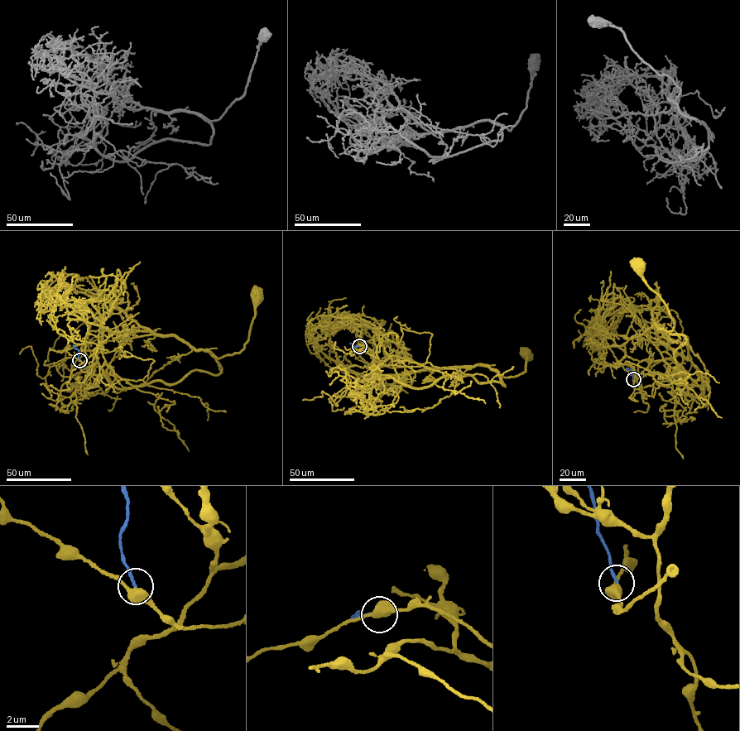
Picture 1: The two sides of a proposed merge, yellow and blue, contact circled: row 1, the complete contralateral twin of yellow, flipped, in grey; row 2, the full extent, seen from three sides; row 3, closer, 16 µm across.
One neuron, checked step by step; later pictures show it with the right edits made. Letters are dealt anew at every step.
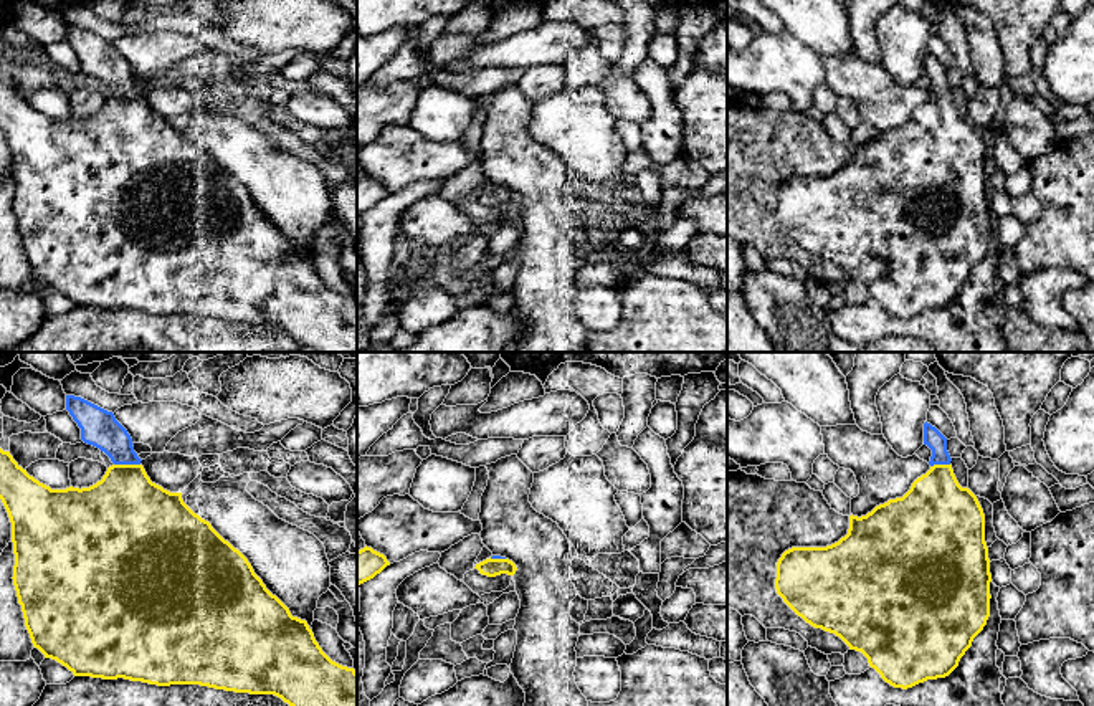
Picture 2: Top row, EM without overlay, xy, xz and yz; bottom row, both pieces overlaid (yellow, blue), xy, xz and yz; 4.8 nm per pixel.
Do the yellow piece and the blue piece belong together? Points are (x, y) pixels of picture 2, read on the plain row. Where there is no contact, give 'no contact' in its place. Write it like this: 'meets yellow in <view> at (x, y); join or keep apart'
meets yellow in xy at (128, 95); join

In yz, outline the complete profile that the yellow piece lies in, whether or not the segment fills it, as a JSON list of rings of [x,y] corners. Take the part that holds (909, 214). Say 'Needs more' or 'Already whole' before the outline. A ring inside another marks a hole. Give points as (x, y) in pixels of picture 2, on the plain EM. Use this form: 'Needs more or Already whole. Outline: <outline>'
Needs more. Outline: [[[924,53],[924,74],[932,79],[930,99],[896,129],[866,145],[849,145],[844,167],[826,177],[792,177],[777,192],[775,218],[806,253],[835,263],[849,279],[861,281],[871,298],[894,317],[912,317],[949,306],[990,246],[990,188],[985,172],[985,144],[977,126],[962,117],[952,99],[947,68]]]

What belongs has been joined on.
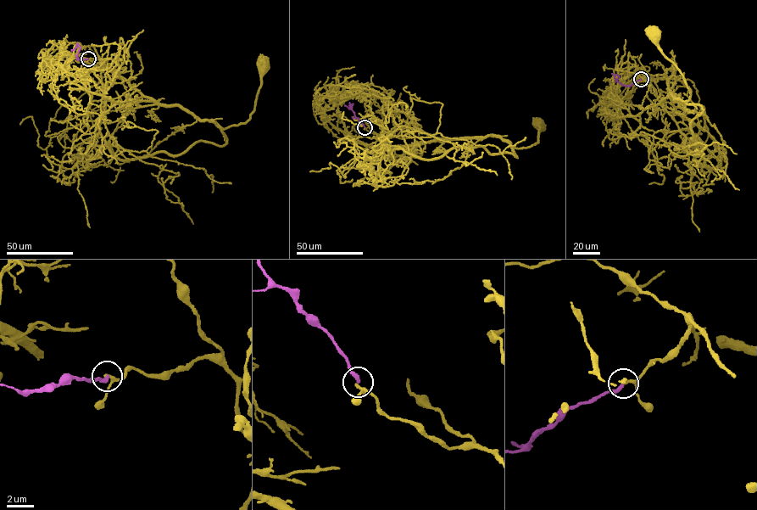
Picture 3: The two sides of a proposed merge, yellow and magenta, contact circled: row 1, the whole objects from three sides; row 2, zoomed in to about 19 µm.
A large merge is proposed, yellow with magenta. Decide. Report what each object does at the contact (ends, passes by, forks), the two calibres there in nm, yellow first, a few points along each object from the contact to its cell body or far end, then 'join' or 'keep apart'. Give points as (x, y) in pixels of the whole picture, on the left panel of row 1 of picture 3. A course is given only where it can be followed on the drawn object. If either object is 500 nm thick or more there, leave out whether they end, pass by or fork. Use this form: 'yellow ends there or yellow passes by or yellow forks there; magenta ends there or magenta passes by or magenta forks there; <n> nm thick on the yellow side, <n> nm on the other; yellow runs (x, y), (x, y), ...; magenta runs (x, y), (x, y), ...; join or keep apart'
yellow passes by; magenta ends there; 160 nm thick on the yellow side, 280 nm on the other; yellow runs (87, 58), (101, 59), (104, 92), (81, 75), (106, 67), (144, 96), (224, 129), (249, 118), (263, 64); magenta runs (88, 58), (78, 58), (77, 44), (71, 50); join

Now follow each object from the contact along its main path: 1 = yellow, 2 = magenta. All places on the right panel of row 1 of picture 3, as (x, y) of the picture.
1: (641, 79), (648, 74), (661, 102), (685, 86), (679, 79), (666, 75), (669, 95), (689, 98), (653, 34)
2: (640, 79), (625, 86), (615, 78), (615, 74), (619, 77), (615, 81)

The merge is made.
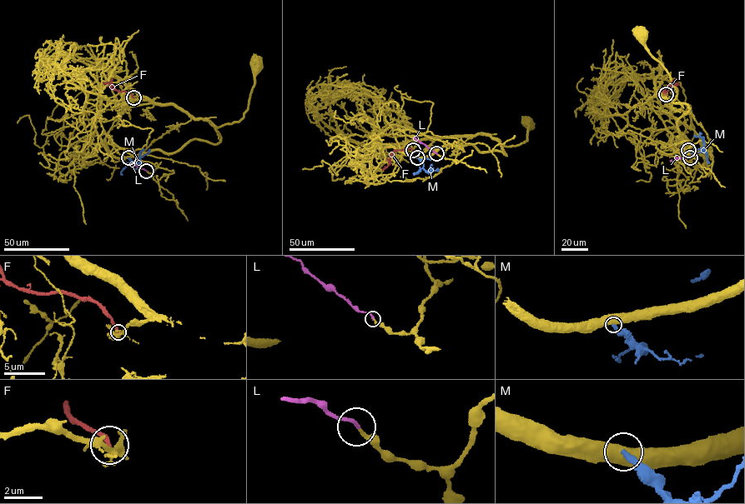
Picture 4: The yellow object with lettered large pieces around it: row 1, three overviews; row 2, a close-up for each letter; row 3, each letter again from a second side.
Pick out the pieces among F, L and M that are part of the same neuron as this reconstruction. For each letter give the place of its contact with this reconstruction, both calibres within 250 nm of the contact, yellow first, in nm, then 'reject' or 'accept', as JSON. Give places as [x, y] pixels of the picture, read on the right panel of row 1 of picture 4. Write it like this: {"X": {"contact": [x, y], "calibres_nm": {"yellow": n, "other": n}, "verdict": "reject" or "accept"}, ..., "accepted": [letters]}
{"F": {"contact": [666, 94], "calibres_nm": {"yellow": 280, "other": 240}, "verdict": "reject"}, "L": {"contact": [690, 157], "calibres_nm": {"yellow": 170, "other": 180}, "verdict": "accept"}, "M": {"contact": [688, 150], "calibres_nm": {"yellow": 750, "other": 320}, "verdict": "reject"}, "accepted": ["L"]}

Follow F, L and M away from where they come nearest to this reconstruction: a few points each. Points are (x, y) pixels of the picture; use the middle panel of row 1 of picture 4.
F: (413, 150), (395, 150), (390, 162), (382, 170)
L: (436, 154), (414, 137)
M: (417, 157), (428, 172), (439, 169)

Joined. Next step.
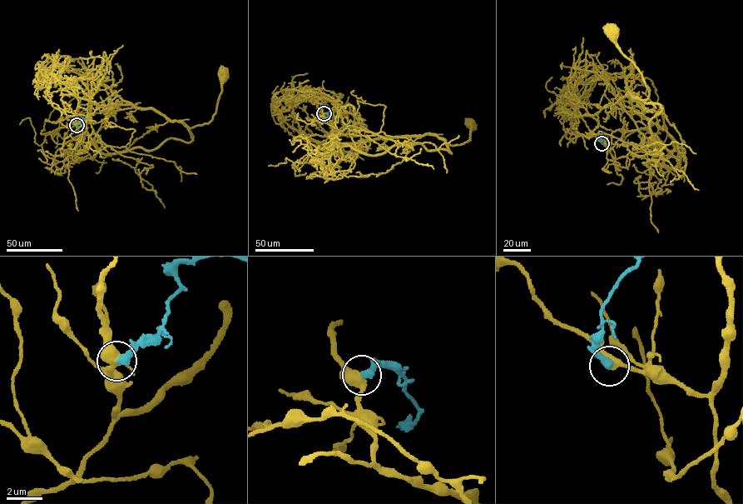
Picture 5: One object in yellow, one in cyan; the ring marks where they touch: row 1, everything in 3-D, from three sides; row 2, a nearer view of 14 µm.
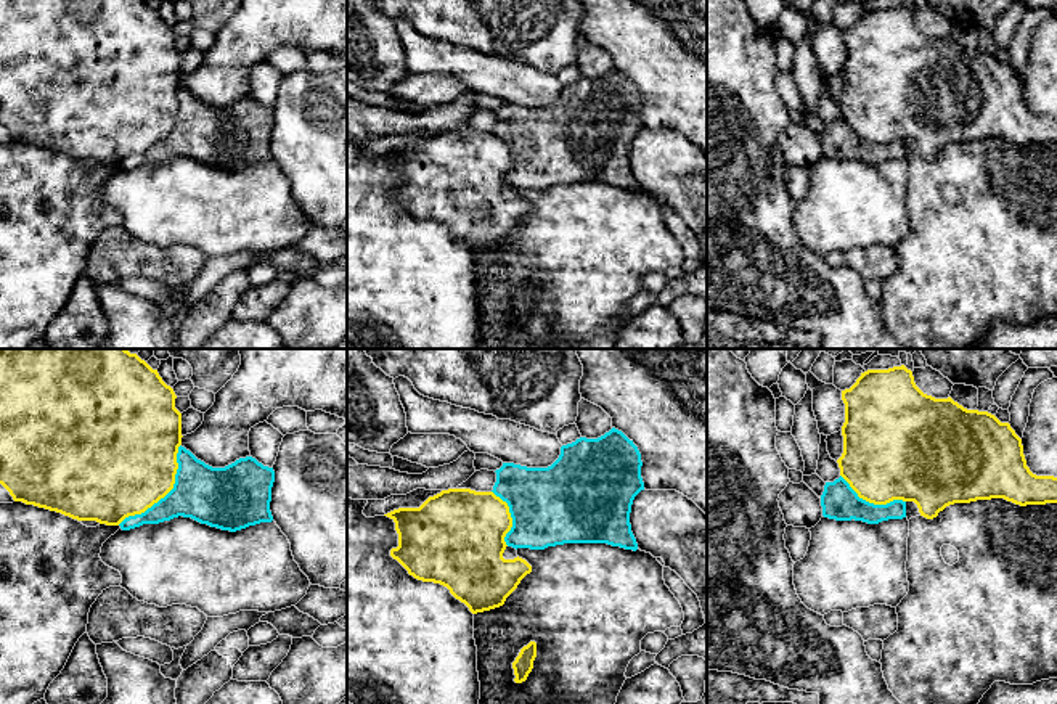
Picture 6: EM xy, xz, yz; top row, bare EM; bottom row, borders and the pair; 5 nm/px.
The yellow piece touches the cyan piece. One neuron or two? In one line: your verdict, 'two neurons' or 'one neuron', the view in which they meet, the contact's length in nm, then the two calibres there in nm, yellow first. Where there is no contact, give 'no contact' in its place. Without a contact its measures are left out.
two neurons | xy | 500 nm | 500/280 nm

